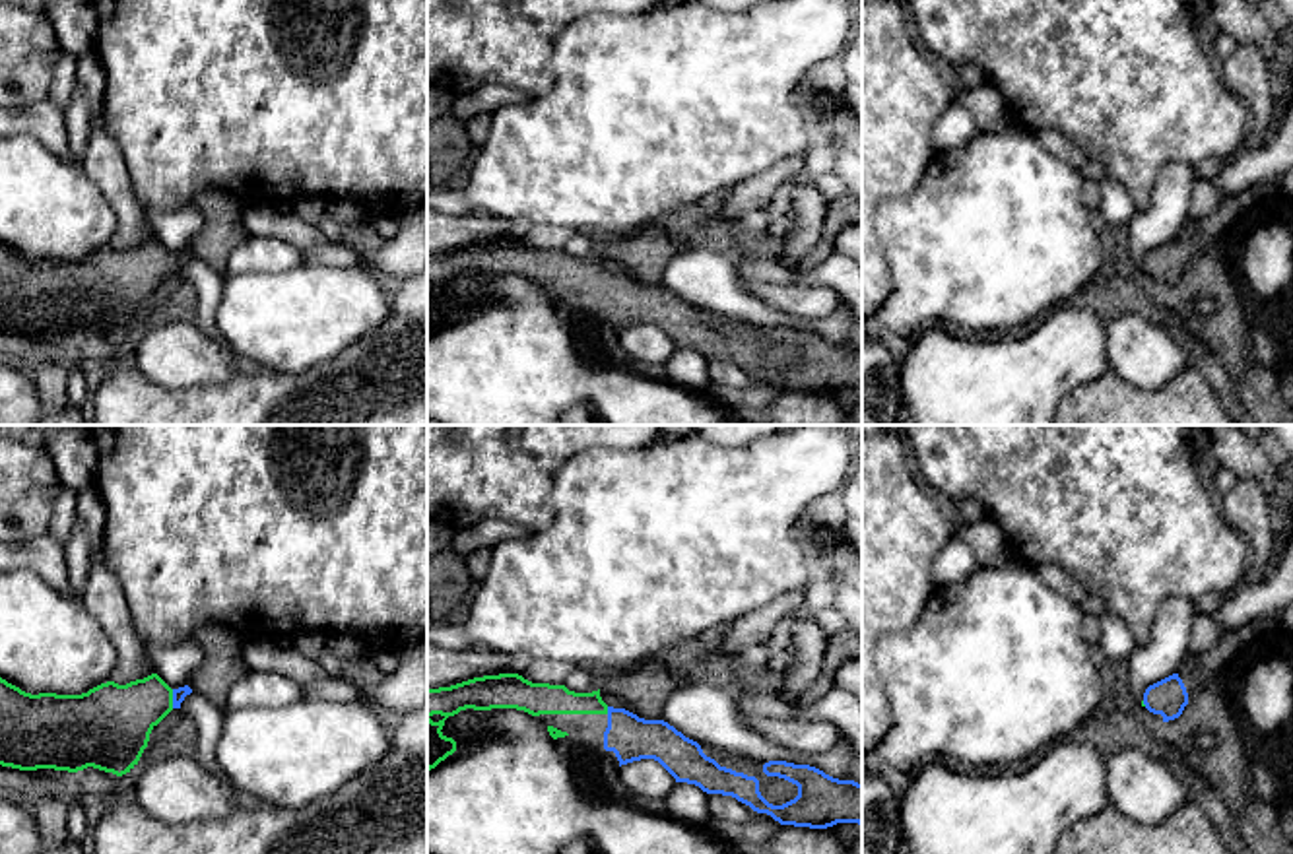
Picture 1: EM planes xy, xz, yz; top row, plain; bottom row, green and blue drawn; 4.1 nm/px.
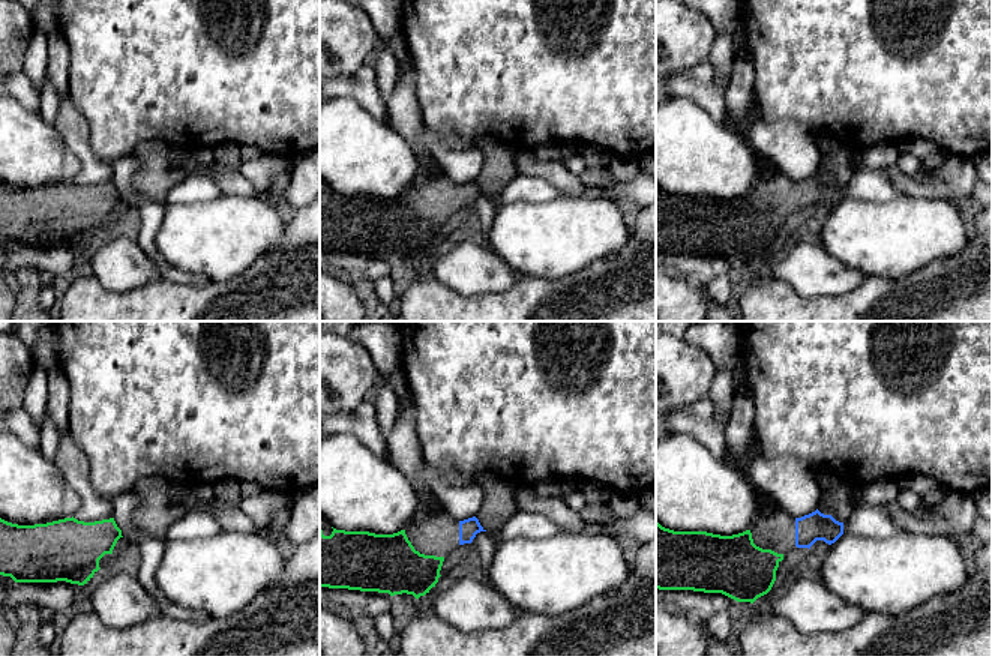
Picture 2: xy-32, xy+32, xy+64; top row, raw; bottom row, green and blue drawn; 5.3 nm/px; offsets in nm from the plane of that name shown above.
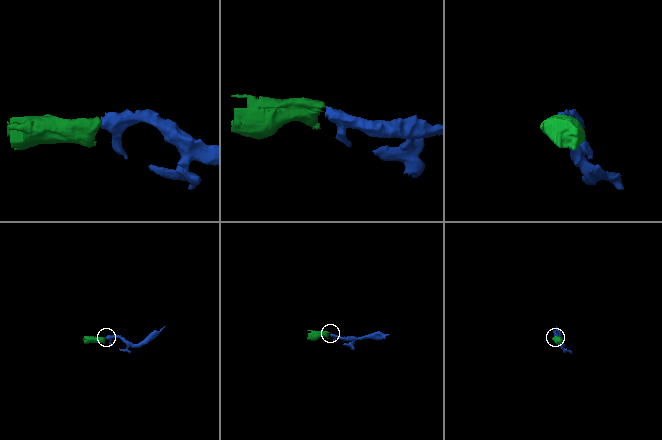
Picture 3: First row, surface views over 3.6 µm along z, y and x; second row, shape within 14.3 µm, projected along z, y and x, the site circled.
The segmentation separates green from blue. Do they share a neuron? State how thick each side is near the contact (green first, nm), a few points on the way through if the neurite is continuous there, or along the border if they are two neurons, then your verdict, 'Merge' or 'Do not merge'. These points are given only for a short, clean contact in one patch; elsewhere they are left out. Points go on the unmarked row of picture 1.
Thickness 300 nm (green) against 50 nm. Path across: xy (115, 286), (150, 264), (171, 264), (179, 259). Merge

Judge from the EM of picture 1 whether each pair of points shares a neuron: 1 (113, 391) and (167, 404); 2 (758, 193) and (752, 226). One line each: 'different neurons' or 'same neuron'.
1: same neuron
2: different neurons

